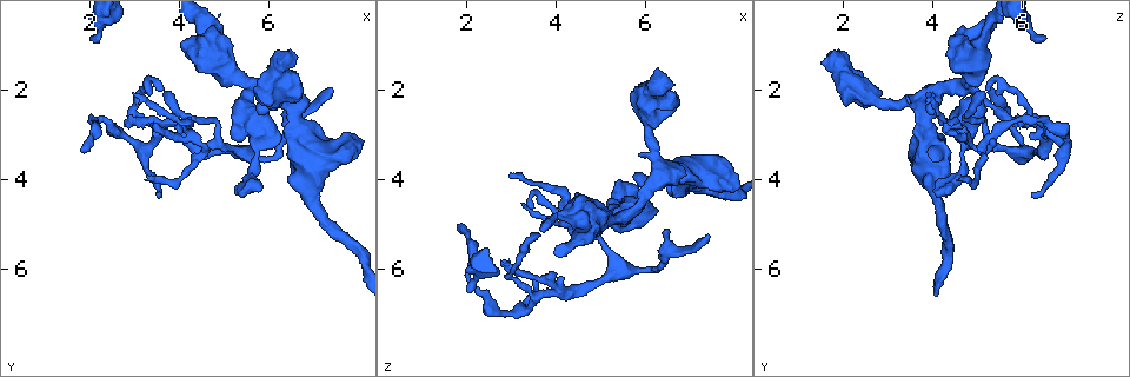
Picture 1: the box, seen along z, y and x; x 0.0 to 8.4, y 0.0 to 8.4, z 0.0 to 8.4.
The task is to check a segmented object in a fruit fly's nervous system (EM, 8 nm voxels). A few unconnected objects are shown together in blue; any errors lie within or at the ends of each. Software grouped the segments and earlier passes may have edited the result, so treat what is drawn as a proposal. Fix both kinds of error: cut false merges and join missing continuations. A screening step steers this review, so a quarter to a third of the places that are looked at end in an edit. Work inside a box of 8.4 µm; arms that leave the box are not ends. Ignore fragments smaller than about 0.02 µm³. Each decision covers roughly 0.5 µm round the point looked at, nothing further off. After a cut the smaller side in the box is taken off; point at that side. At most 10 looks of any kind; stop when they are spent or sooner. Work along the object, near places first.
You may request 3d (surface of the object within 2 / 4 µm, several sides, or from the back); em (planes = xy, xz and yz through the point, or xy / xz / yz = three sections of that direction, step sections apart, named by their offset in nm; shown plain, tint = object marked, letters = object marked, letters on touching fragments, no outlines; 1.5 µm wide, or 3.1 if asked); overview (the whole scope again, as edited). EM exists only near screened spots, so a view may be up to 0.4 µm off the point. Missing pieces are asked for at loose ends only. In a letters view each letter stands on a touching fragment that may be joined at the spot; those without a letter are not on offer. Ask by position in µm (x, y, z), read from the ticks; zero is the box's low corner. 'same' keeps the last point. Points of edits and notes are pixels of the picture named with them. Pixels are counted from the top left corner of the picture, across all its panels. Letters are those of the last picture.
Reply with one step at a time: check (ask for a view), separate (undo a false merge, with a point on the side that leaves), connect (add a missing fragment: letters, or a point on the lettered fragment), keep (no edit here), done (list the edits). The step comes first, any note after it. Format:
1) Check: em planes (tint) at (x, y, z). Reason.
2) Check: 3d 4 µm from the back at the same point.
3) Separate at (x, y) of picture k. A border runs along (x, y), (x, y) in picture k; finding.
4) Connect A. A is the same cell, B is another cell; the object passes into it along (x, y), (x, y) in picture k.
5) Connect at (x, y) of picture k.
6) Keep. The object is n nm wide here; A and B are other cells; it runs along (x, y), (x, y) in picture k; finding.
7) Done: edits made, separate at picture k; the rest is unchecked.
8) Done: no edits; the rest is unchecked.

Check: em planes (letters) at (5.40, 4.20, 4.00). Free end.

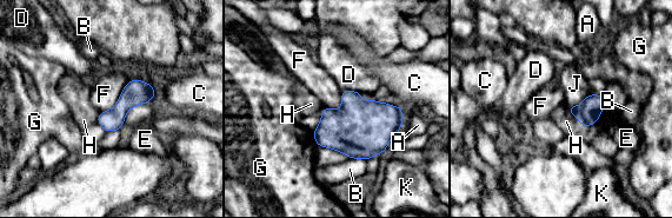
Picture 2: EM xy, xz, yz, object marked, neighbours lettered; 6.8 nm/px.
Keep. The object is 150 nm wide here; A, B, C, D, E, F, G, H, J and K are other cells; a border runs along (341, 88), (360, 92) in picture 2; none of them fits.

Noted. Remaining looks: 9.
Check: em planes (plain) at (2.85, 2.70, 5.85).

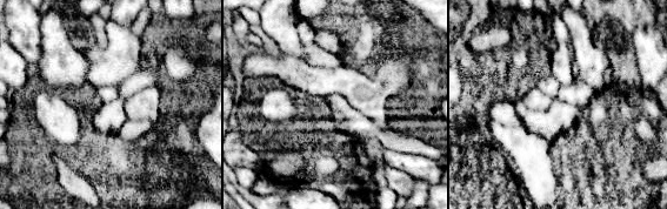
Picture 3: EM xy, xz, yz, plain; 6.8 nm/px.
Check: em planes (letters) at the same point.

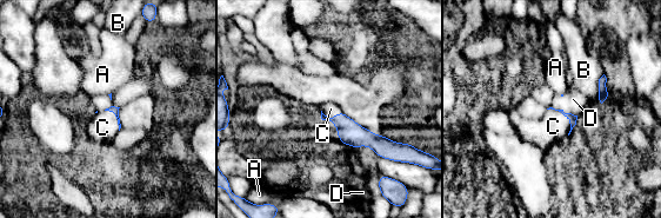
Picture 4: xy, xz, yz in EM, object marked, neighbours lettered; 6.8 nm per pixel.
Connect C. The longest contact is with C, 240 nm; C is the same cell, A, B and D are other cells; the neuron continues.

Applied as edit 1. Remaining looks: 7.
Check: 3d 4 µm at (3.05, 2.10, 3.85). Tapers out.

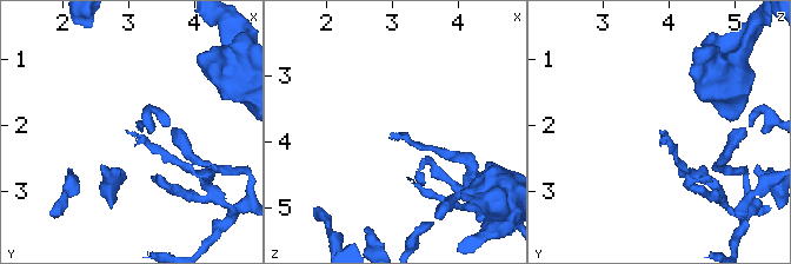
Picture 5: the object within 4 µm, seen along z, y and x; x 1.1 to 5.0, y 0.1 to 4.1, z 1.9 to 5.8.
Check: em yz step 8 (letters) at (2.95, 2.10, 3.85).

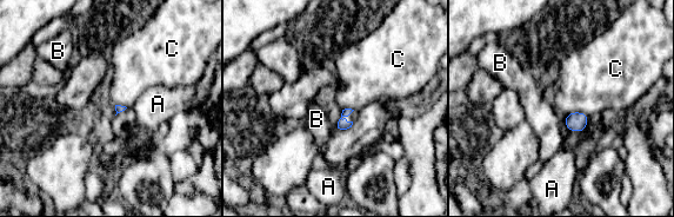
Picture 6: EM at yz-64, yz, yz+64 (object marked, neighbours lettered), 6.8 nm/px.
Check: em planes (letters) at the same point.

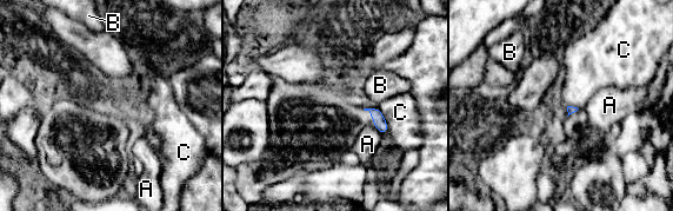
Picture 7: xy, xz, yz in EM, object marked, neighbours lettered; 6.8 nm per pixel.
Keep. A, B and C are other cells; a border runs along (378, 107), (387, 126), (386, 134) in picture 7; none of them fits.

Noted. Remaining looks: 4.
Check: em yz step 8 (letters) at (2.10, 0.90, 6.50). Long arm stops here.

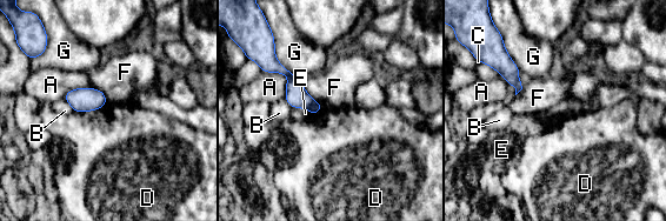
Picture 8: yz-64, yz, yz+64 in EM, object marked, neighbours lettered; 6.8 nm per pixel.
Check: em planes (letters) at the same point. Cut it another way.

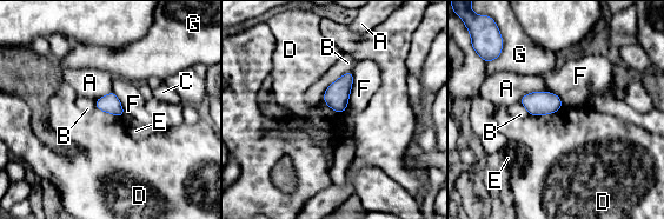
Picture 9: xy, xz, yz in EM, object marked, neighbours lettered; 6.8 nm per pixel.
Keep. The longest contact is with F, 300 nm; A, B, C, D, E, F and G are other cells; a border runs along (562, 106), (555, 112), (529, 115) in picture 9; no lettered fragment goes on from it.

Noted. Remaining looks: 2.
Check: em 3.1 µm xz step 8 (letters) at (7.45, 1.90, 5.25). Branch stops here.

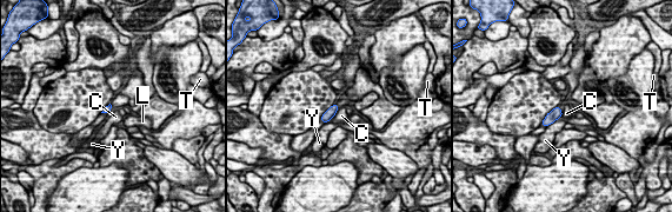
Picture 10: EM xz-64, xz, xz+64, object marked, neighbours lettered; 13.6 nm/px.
Check: em 3.1 µm planes (letters) at the same point.

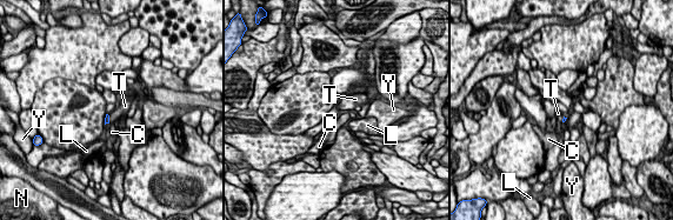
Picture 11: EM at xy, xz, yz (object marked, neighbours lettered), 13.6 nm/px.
Connect T. T is the same cell, C, L, N and Y are other cells; the object passes into it along (107, 117), (108, 119), (120, 112) in picture 11; it goes on there.

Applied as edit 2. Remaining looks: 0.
Done: edits made, connect at picture 4, connect at picture 11; the rest is unchecked.

